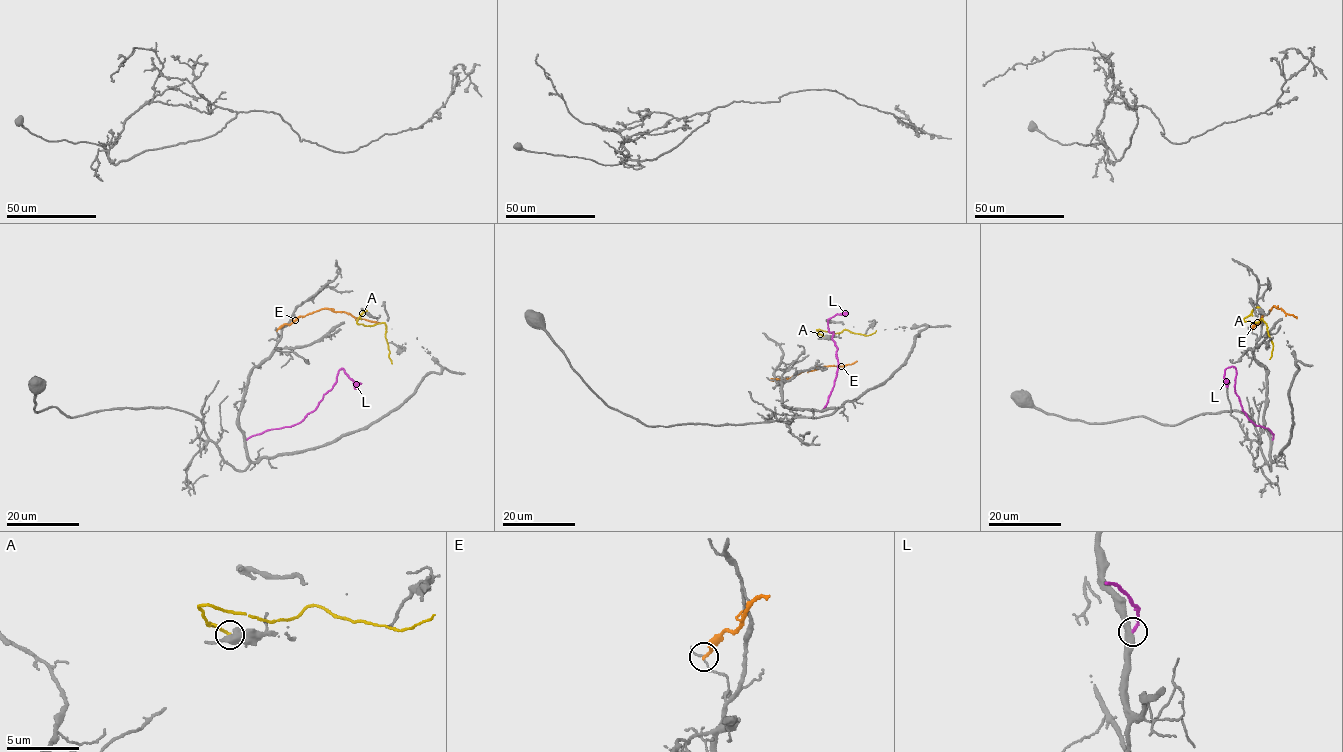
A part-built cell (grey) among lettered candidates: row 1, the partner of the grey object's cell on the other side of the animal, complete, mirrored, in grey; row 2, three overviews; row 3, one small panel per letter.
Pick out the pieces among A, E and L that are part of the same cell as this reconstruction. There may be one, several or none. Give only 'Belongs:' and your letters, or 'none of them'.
Belongs: none of them

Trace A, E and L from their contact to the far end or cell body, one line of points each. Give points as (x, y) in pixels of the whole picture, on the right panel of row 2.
A: (1259, 307), (1244, 320), (1259, 322), (1262, 319), (1266, 324), (1273, 345), (1269, 359)
E: (1251, 329), (1273, 306), (1297, 317)
L: (1272, 440), (1268, 429), (1255, 425), (1245, 415), (1235, 393), (1235, 367), (1229, 366), (1225, 370), (1227, 387)

